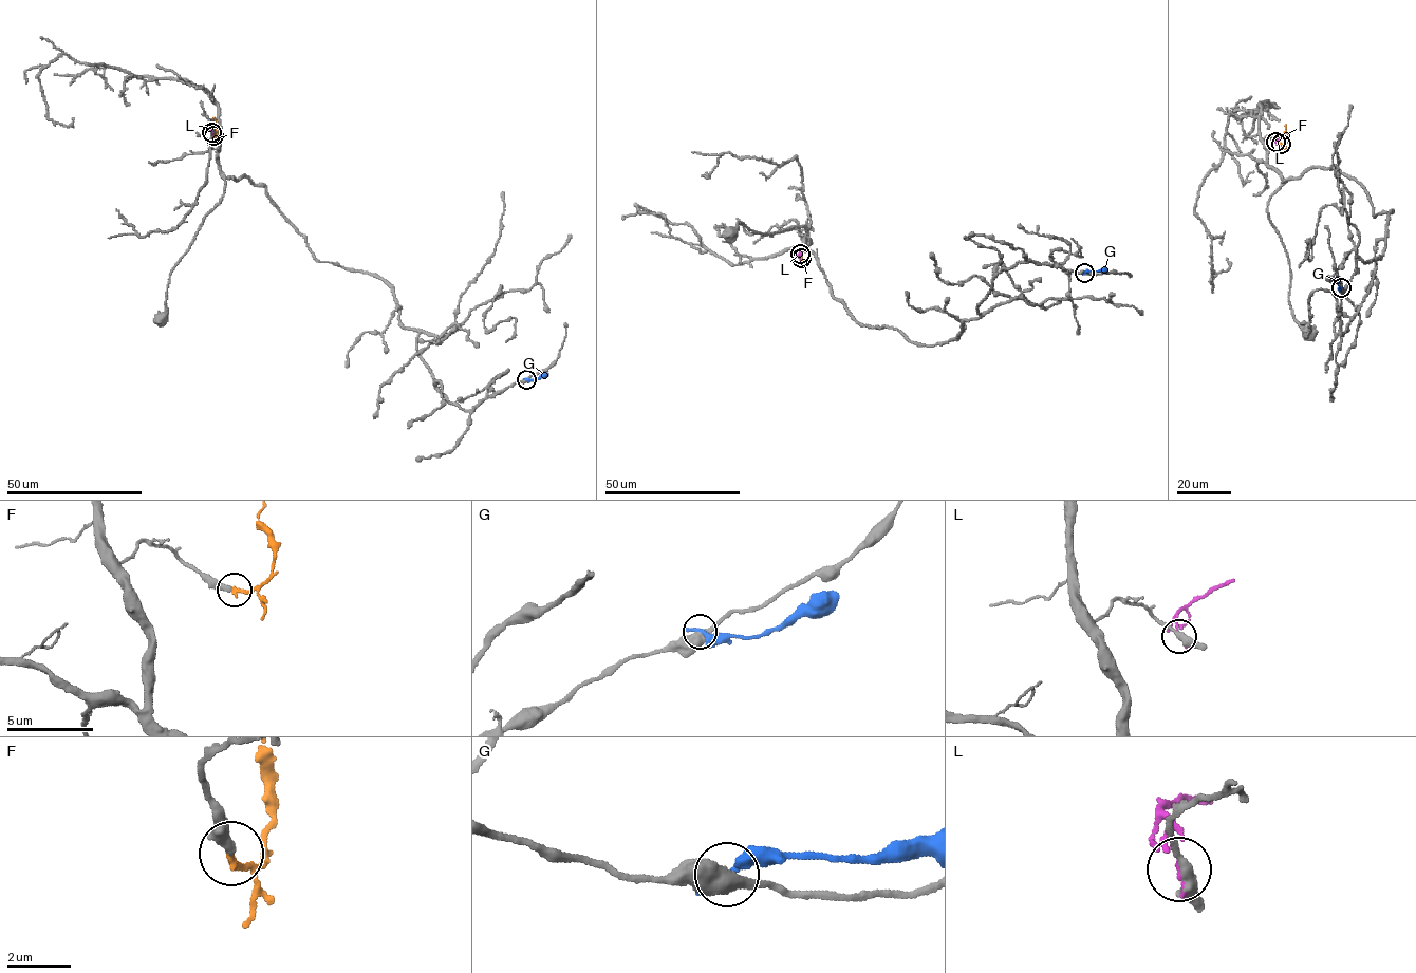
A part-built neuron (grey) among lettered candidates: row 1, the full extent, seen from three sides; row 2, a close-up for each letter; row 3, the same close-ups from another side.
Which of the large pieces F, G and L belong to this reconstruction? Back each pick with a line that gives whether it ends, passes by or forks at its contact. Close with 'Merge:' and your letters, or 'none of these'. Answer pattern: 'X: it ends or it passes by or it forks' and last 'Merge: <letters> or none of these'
F: it ends
Merge: F

